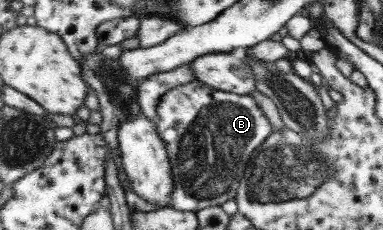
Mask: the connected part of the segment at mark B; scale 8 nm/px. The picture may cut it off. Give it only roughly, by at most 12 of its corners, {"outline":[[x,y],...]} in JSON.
{"outline":[[193,80],[158,103],[174,209],[234,199],[273,135],[252,95]]}

